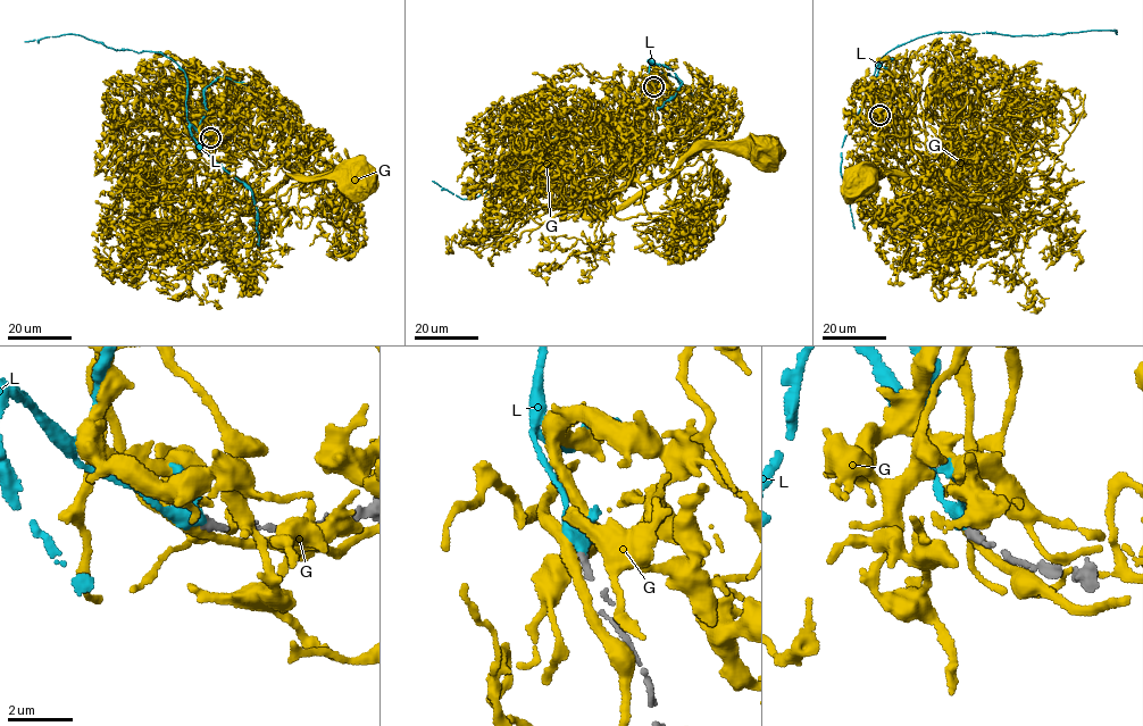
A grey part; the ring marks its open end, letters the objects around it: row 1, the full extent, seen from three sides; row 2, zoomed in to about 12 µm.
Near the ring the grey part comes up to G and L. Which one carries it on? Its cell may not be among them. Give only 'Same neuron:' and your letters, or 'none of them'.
Same neuron: L

